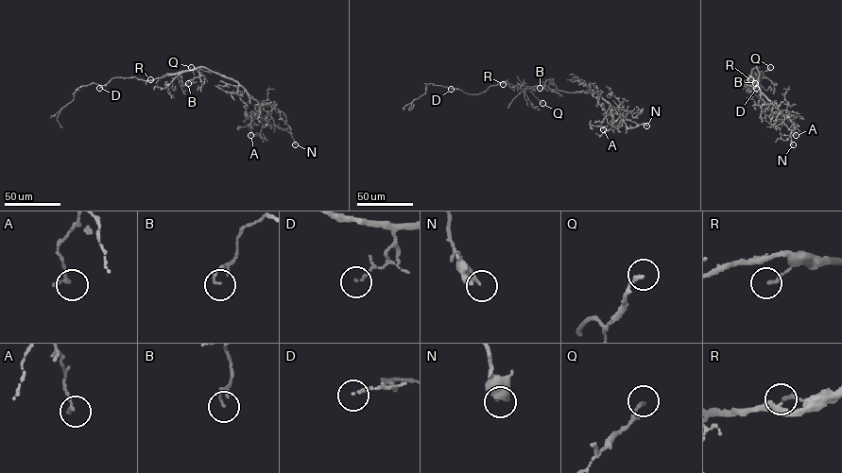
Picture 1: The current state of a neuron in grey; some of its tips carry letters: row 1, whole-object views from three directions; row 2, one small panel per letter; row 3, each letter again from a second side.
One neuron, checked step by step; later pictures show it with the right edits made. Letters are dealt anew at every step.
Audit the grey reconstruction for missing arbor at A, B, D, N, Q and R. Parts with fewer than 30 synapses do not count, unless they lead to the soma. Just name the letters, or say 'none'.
none

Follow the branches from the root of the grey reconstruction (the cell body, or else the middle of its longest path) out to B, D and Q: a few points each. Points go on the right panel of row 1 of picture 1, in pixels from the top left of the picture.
B: (755, 75), (752, 69), (747, 76), (755, 79), (755, 83)
D: (755, 75), (749, 80), (761, 77), (756, 82), (756, 88)
Q: (755, 75), (770, 67)

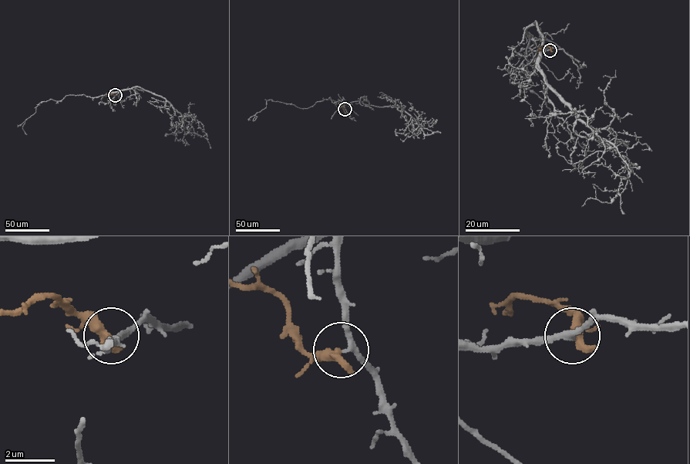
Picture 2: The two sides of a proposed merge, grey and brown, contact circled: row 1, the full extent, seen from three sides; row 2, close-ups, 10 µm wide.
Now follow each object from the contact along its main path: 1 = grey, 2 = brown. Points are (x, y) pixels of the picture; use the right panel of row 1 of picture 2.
1: (550, 50), (532, 51), (532, 38), (519, 52), (547, 49), (520, 72), (523, 85), (585, 150), (571, 169)
2: (550, 50), (550, 48), (543, 45), (539, 48), (542, 50), (536, 52)

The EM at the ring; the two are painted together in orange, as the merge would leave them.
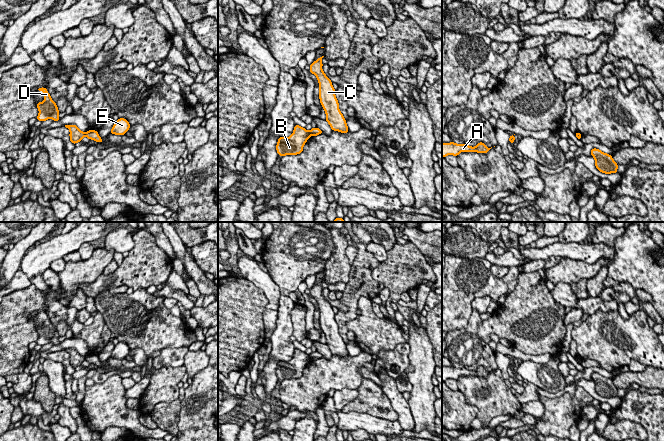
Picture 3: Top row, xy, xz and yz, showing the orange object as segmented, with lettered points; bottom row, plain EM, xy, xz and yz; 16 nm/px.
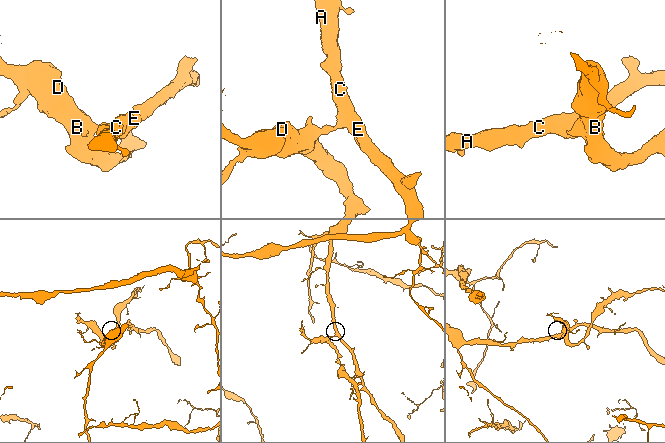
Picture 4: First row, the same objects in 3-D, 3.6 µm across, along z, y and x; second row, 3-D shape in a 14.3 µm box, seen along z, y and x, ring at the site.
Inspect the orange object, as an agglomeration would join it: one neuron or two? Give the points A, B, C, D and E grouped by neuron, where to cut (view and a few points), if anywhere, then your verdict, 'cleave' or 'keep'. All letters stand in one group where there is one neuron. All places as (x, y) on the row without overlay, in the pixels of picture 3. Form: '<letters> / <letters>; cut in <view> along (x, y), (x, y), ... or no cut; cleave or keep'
A C E / B D; cut in xz along (308, 355), (310, 359); cleave

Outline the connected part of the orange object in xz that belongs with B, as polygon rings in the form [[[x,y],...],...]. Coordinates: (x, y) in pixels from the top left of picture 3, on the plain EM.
[[[295,349],[290,361],[279,361],[276,369],[278,379],[285,380],[302,377],[303,370],[309,361],[309,355],[299,349]]]

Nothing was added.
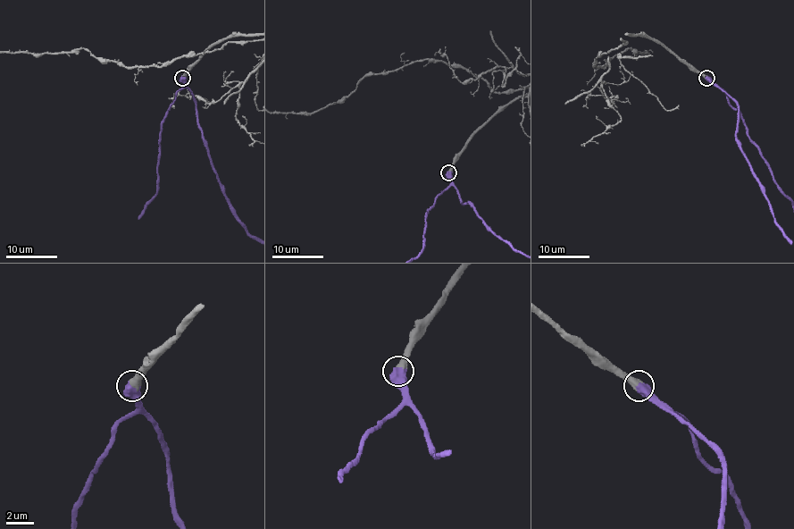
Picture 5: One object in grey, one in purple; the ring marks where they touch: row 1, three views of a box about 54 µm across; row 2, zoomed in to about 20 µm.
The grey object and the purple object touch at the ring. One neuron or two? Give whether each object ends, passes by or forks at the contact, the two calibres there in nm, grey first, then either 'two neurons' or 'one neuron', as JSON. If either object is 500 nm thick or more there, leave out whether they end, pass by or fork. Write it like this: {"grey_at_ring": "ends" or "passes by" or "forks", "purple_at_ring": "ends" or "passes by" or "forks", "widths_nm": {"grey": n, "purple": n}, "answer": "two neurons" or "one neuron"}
{"widths_nm": {"grey": 550, "purple": 850}, "answer": "one neuron"}

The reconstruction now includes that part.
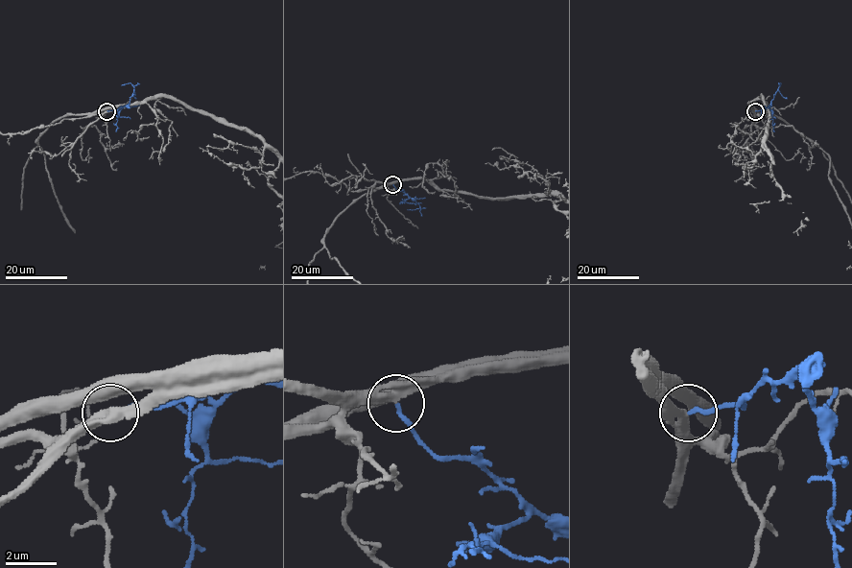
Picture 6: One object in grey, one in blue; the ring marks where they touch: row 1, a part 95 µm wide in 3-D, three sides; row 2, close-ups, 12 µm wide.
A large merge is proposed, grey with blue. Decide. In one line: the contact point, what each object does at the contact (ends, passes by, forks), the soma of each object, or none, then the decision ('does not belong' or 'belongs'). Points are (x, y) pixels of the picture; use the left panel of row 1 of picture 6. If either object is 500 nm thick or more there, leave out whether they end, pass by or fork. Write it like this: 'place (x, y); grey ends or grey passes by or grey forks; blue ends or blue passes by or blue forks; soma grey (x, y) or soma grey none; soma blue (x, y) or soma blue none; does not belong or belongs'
place (106, 111); grey passes by; blue ends; soma grey none; soma blue none; belongs

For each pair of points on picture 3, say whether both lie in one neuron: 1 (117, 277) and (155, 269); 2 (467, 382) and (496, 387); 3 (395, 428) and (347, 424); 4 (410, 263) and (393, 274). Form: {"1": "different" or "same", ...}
{"1": "same", "2": "same", "3": "same", "4": "same"}

